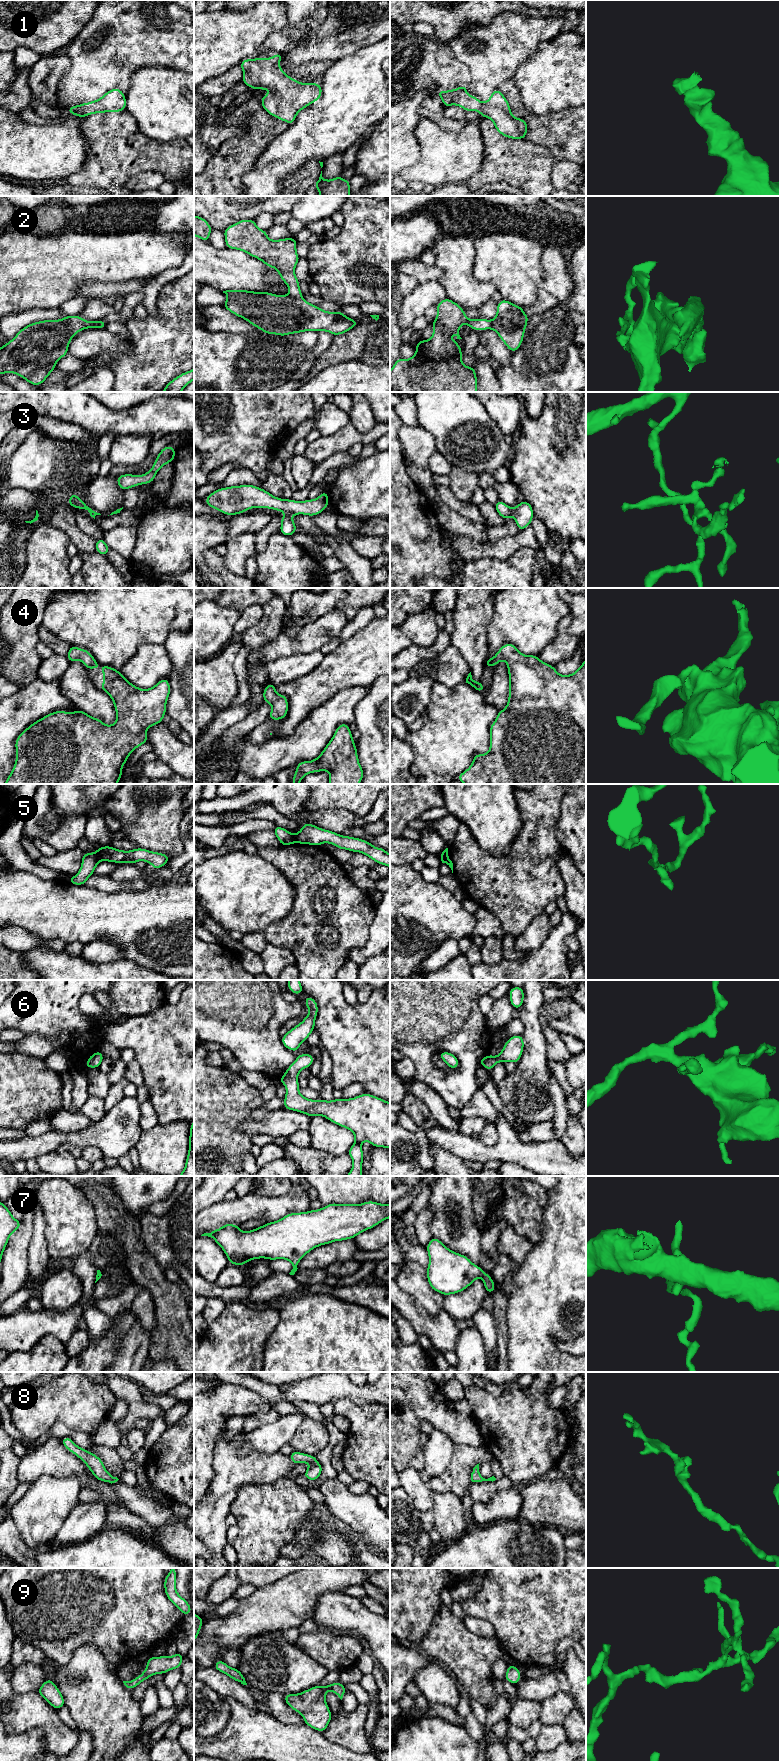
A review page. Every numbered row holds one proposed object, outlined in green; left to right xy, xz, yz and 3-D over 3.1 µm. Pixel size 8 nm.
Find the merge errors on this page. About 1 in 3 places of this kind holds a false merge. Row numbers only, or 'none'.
2, 3, 5

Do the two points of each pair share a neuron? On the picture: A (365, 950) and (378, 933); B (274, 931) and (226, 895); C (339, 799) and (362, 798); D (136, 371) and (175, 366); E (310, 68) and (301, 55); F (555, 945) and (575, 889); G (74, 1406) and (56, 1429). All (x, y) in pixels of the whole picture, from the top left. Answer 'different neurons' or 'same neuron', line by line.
A: same neuron
B: different neurons
C: same neuron
D: same neuron
E: different neurons
F: different neurons
G: different neurons

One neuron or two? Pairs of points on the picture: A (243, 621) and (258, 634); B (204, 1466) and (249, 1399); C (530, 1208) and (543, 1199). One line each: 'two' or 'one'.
A: two
B: one
C: two

